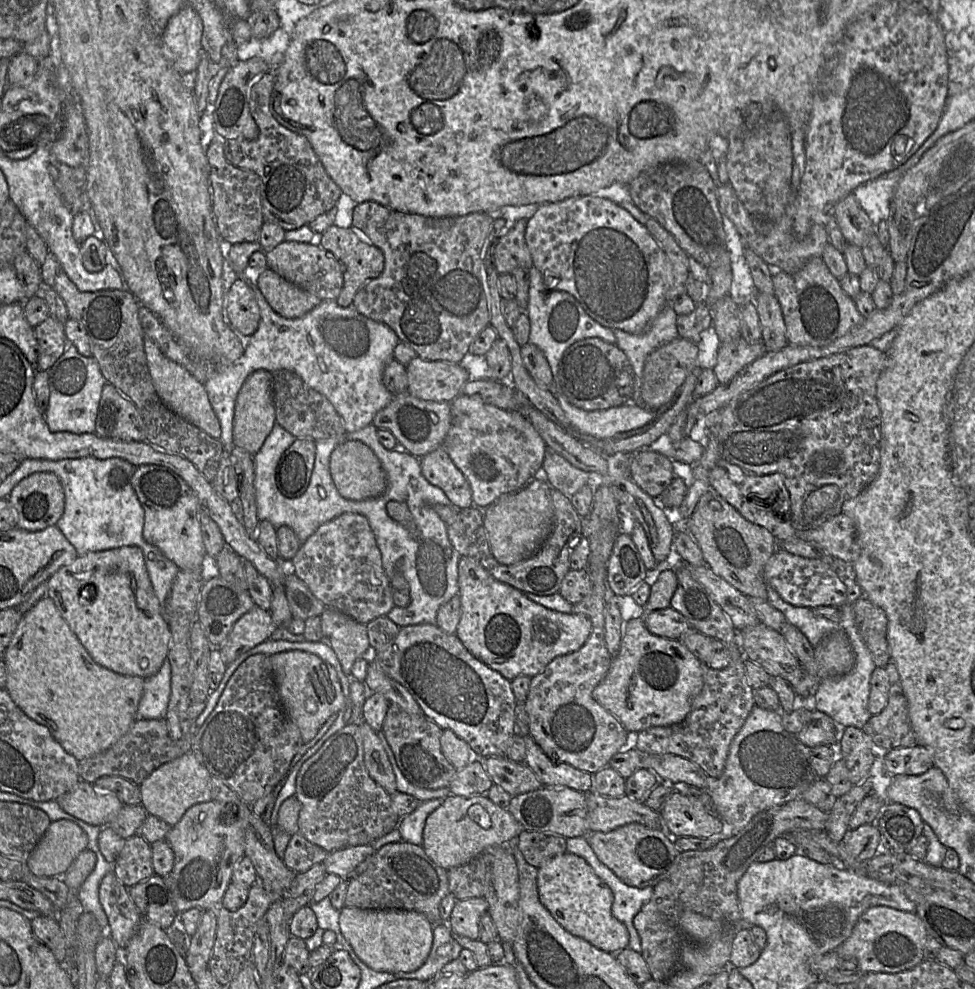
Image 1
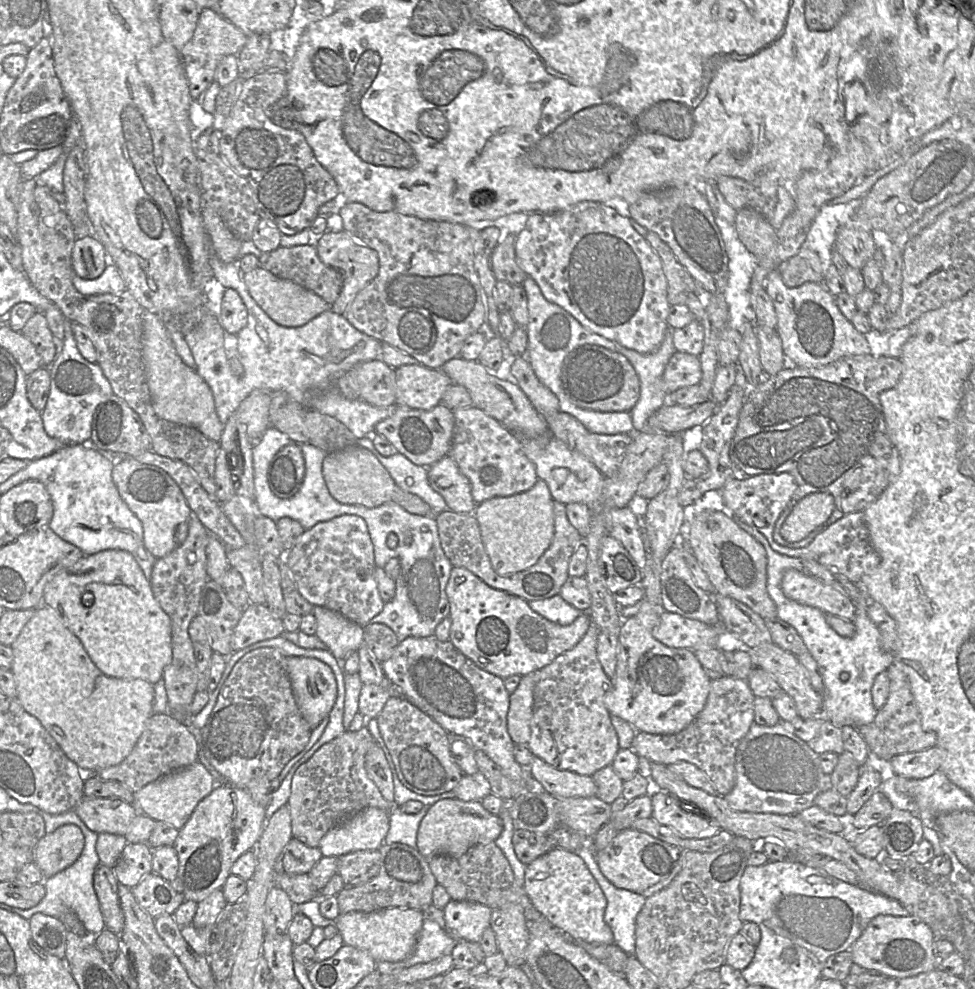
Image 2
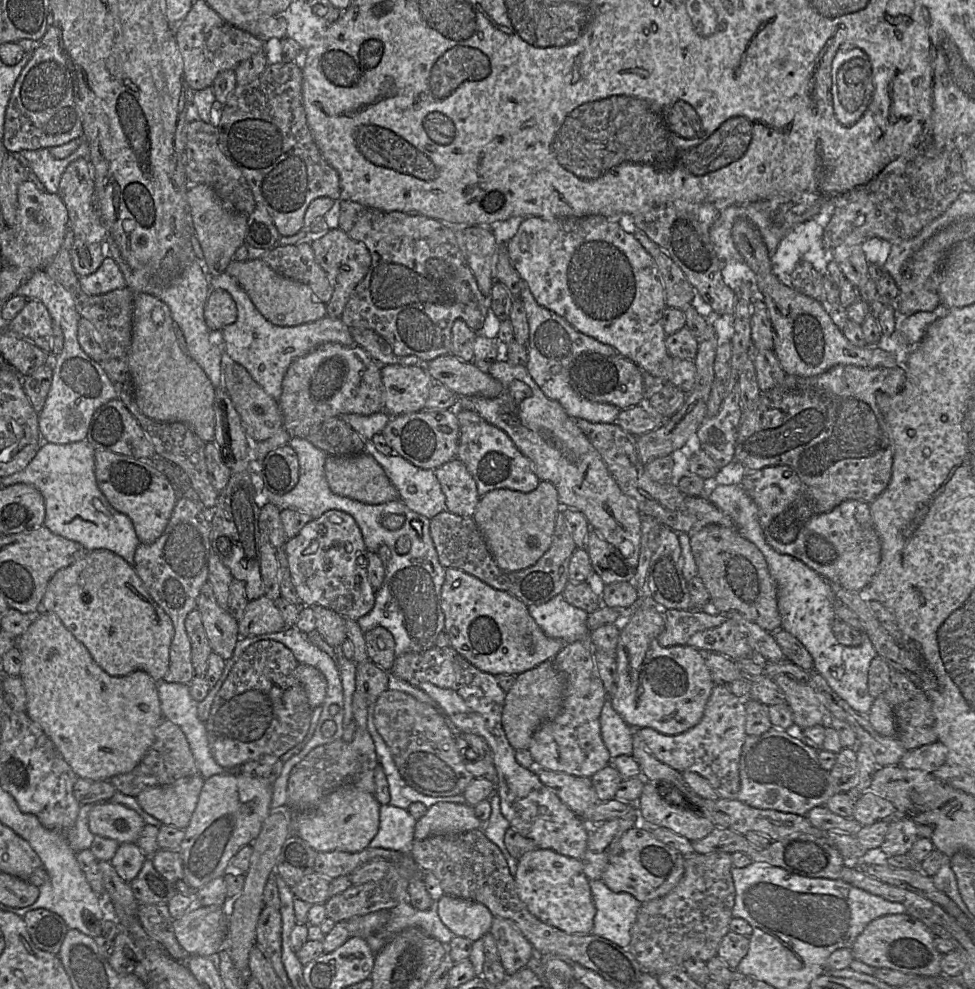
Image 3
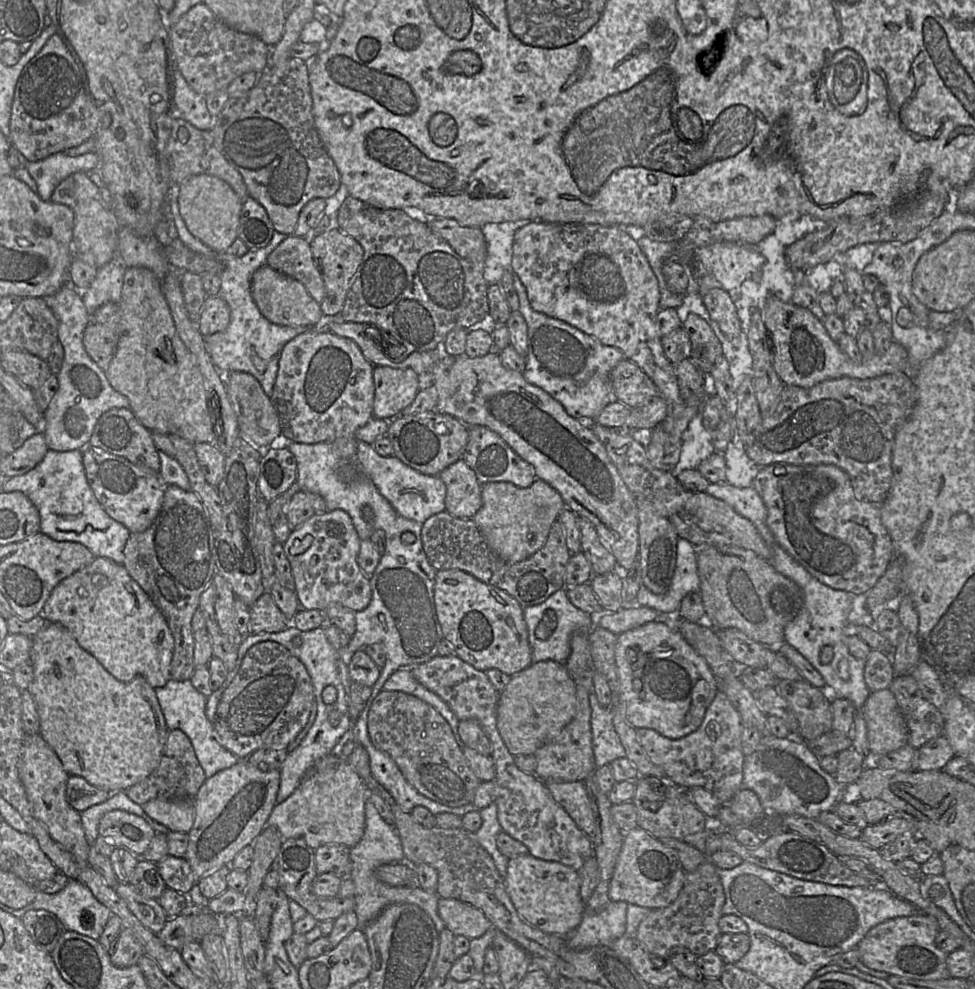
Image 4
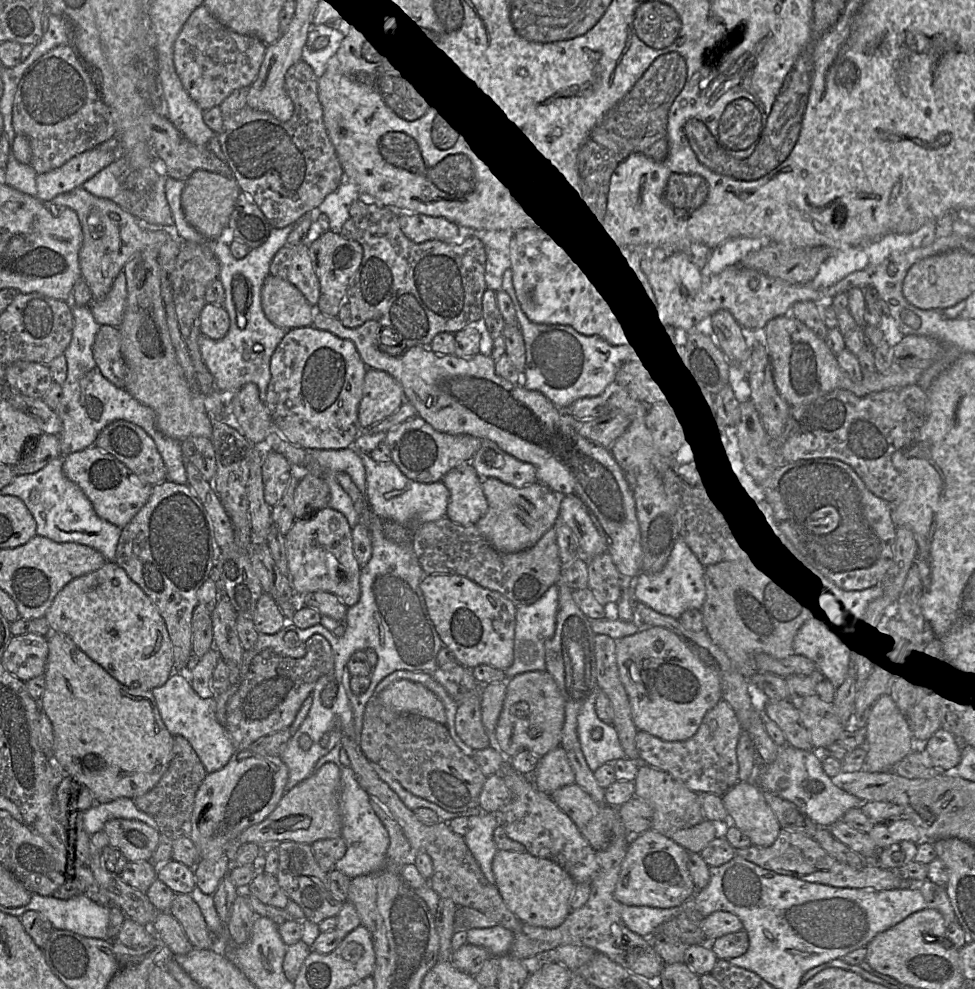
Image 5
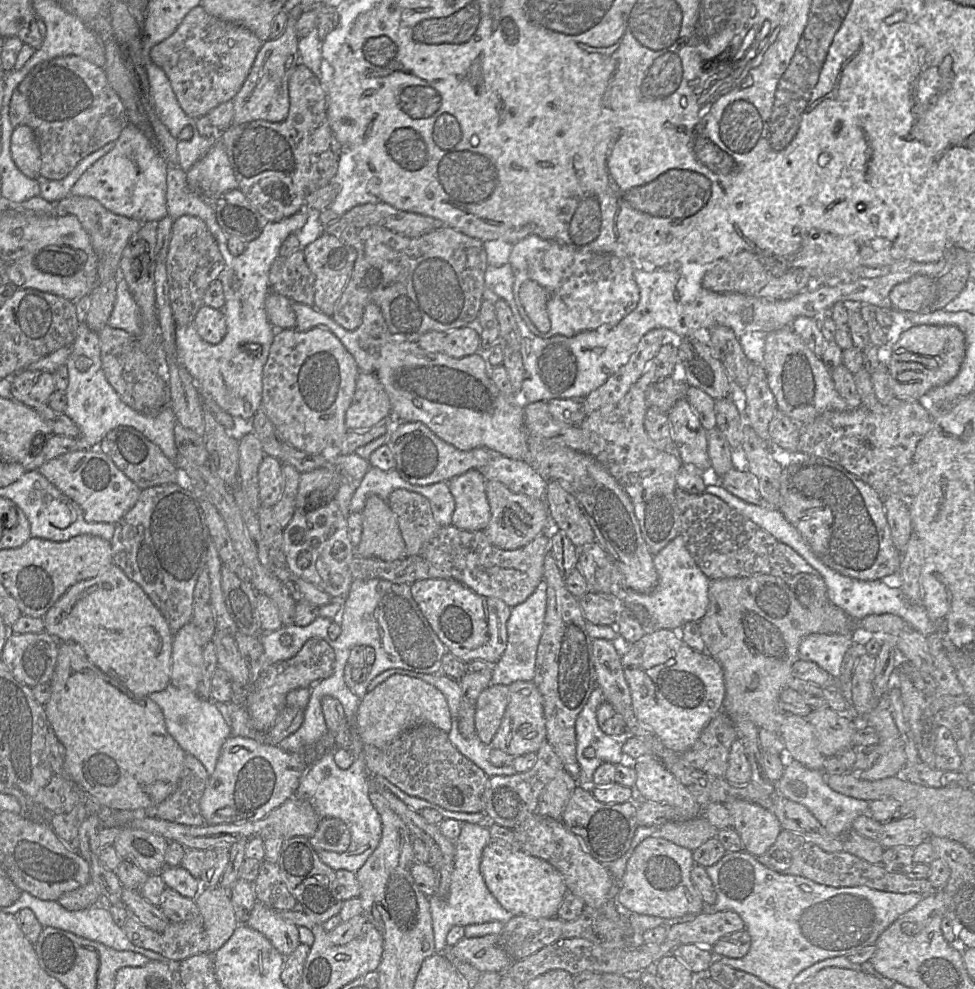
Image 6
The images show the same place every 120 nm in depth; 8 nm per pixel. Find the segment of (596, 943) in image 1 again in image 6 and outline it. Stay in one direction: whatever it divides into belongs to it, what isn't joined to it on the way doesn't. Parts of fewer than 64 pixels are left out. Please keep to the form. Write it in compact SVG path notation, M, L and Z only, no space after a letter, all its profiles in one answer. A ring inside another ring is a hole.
M491 841L483 850L480 871L491 894L513 916L554 918L568 893L560 873L547 861L531 856L521 849L513 849L503 841Z

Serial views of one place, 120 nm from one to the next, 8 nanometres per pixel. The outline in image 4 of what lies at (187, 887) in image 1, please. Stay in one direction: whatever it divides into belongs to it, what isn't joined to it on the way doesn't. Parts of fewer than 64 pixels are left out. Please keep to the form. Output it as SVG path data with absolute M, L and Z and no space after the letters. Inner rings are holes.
M240 759L233 766L206 778L194 797L194 821L188 832L189 841L185 852L185 859L198 880L222 866L230 865L244 847L253 844L267 825L276 804L279 784L280 770L262 771L245 759Z

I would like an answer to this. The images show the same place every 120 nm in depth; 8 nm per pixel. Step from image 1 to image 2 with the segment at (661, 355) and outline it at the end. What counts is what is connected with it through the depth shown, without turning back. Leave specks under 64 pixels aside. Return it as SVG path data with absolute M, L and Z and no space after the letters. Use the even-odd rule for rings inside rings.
M675 351L663 373L663 390L670 394L675 390L696 385L702 378L699 356Z

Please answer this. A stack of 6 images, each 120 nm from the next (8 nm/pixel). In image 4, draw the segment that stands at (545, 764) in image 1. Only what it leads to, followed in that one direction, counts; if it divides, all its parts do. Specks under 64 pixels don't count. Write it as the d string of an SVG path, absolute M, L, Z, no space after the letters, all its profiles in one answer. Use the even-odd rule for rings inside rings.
M548 781L553 799L590 838L594 832L594 813L584 781Z

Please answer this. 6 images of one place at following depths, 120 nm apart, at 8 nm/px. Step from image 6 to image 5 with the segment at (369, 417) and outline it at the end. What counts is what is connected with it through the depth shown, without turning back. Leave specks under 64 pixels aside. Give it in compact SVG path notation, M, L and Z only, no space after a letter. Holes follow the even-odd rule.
M368 369L363 397L358 408L358 423L367 429L397 411L405 402L401 384L384 371Z

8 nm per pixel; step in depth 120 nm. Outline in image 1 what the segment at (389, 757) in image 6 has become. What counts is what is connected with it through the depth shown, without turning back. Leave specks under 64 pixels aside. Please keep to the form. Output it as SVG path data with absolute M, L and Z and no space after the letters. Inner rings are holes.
M389 704L381 730L404 777L423 789L449 787L457 769L444 756L440 737L442 729L424 714L410 714L397 704Z

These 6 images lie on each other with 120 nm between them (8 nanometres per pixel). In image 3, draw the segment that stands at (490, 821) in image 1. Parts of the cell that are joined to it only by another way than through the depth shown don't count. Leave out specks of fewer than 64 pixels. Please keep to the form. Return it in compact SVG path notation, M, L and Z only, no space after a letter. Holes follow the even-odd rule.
M440 802L429 807L423 817L417 820L414 837L425 839L437 834L457 834L472 829L482 829L483 823L475 816L474 808L466 804Z

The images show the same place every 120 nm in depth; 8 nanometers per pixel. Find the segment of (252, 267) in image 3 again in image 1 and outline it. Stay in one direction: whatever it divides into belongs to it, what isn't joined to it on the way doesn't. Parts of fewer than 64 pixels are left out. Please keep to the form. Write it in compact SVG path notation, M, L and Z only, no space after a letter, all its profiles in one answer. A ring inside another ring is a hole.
M269 268L255 275L255 283L275 313L286 319L297 319L322 300L302 288L290 283Z

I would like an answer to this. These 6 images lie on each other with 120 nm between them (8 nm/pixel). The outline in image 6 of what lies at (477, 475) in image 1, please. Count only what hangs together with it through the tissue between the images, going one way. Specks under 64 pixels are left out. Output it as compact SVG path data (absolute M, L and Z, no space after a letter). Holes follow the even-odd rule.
M500 456L479 470L487 481L499 481L514 493L546 500L548 482L525 461Z

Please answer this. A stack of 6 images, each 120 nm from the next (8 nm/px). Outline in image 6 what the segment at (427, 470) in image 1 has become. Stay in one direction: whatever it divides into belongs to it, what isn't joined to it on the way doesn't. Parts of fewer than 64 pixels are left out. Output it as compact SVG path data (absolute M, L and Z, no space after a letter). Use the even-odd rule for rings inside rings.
M470 469L448 481L455 501L452 525L461 530L484 531L491 511L486 495L486 482L479 469Z

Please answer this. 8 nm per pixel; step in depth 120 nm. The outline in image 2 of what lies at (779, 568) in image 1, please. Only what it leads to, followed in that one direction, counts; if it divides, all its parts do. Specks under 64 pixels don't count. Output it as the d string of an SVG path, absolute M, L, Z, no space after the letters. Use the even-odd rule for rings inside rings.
M787 570L782 577L781 589L788 599L815 607L825 614L851 622L855 618L855 607L848 596L802 571Z

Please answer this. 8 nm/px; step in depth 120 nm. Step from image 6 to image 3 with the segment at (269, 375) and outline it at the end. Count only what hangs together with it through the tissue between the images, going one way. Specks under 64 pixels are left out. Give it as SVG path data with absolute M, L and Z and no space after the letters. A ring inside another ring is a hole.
M324 344L291 364L284 376L278 403L283 428L290 437L301 439L306 439L331 418L343 414L369 416L381 412L381 365L358 345Z

